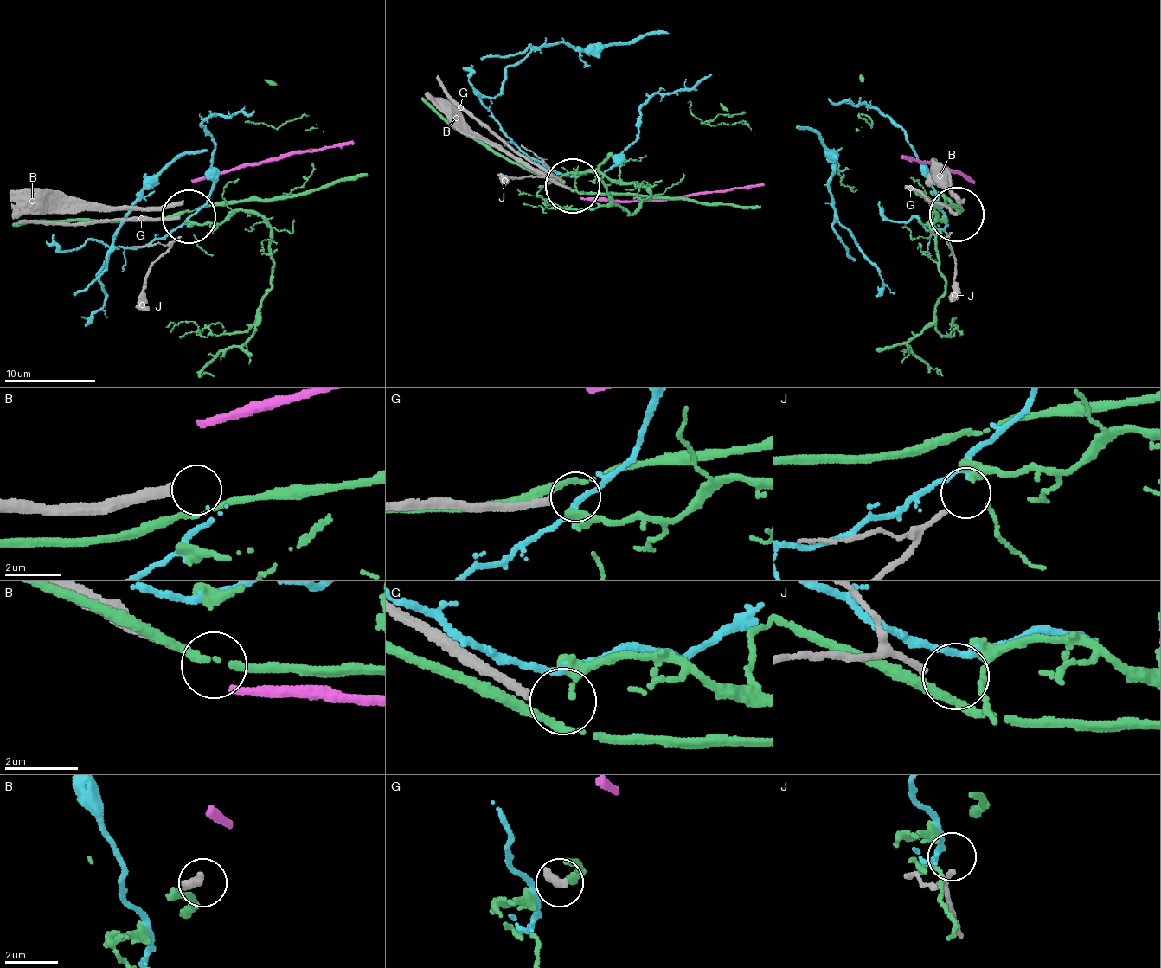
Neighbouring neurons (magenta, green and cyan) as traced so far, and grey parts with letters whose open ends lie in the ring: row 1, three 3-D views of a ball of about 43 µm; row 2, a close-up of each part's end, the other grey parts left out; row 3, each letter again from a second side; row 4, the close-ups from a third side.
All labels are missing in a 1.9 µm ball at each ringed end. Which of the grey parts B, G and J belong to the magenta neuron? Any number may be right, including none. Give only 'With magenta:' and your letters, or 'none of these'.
With magenta: none of these

